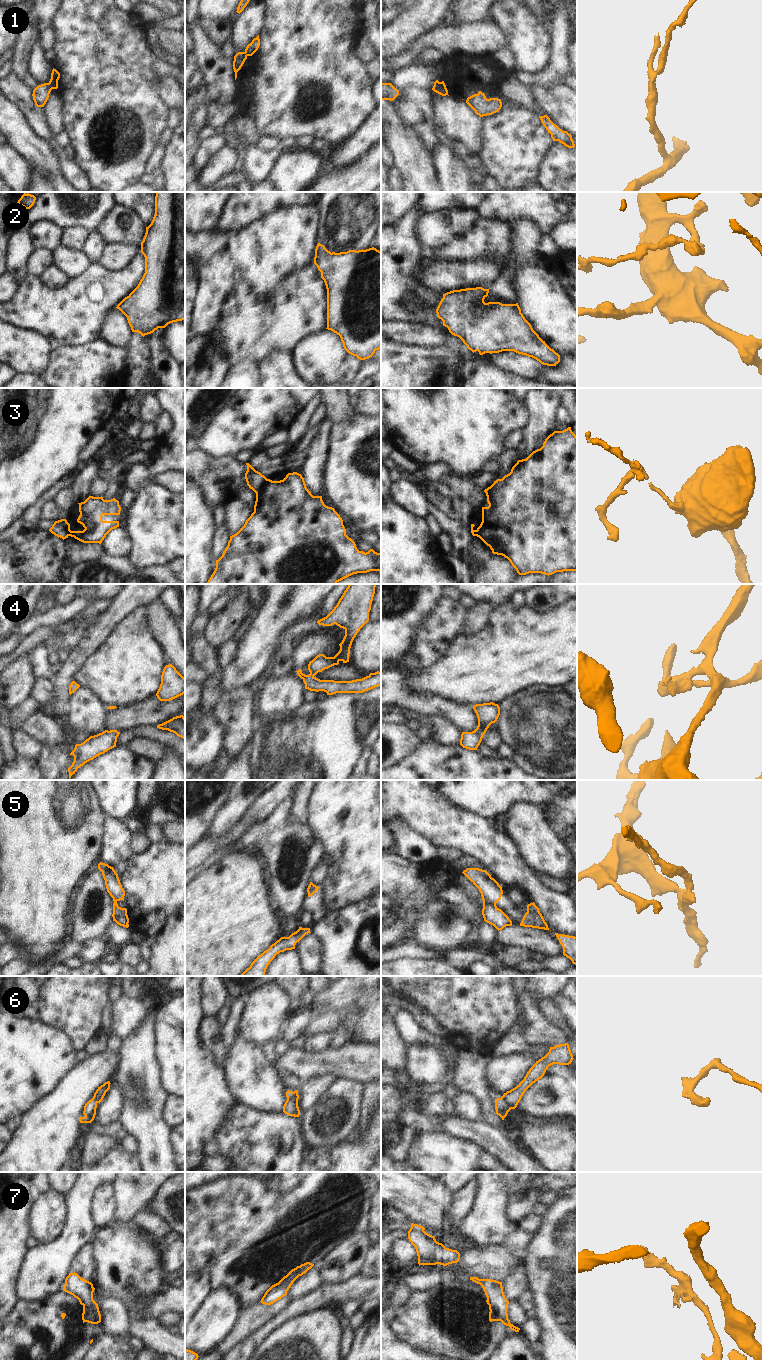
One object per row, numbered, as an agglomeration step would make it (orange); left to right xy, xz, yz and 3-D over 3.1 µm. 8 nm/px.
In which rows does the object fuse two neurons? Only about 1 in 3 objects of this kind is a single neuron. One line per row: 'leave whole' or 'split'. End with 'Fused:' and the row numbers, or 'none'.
1: split
2: leave whole
3: split
4: split
5: split
6: split
7: split
Fused: 1, 3, 4, 5, 6, 7

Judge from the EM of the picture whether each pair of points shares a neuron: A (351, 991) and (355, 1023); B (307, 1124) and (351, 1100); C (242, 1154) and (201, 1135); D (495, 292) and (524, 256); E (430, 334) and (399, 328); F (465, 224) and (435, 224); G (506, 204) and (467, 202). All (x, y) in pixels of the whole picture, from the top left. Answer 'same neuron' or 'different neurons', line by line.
A: different neurons
B: same neuron
C: different neurons
D: same neuron
E: same neuron
F: same neuron
G: different neurons

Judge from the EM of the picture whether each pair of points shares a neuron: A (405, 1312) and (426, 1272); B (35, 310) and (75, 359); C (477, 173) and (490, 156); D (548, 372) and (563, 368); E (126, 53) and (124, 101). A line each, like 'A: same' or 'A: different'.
A: different
B: different
C: different
D: same
E: same

